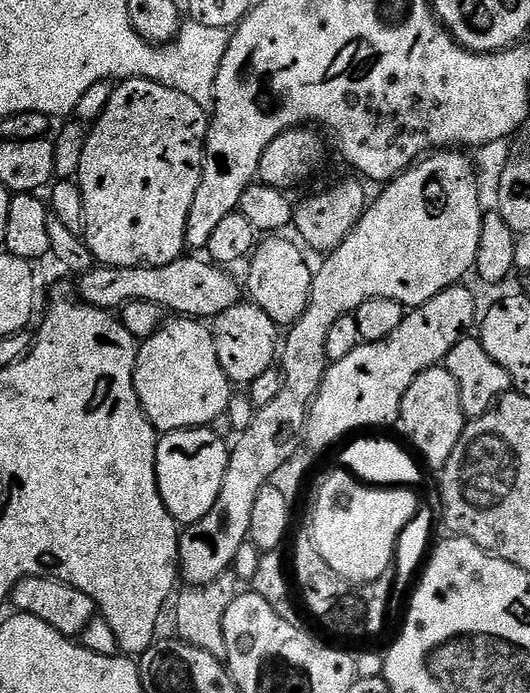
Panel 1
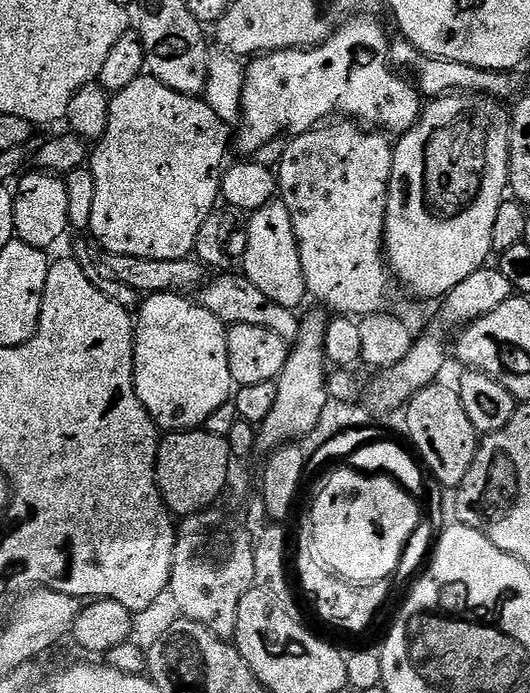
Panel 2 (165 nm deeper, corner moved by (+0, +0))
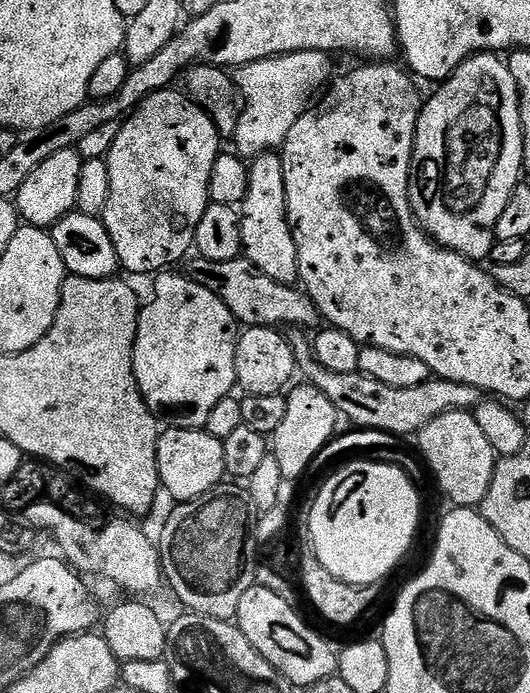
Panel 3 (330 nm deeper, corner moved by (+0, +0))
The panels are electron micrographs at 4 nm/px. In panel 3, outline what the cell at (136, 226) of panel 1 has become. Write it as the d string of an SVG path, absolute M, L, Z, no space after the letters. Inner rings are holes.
M165 90L150 94L140 102L140 105L127 113L126 119L121 123L118 130L118 138L114 138L114 146L107 154L108 169L110 170L110 198L106 198L106 210L102 221L110 234L110 239L117 251L119 267L136 276L148 276L159 274L176 266L176 263L189 251L193 251L196 242L198 222L202 222L202 214L206 214L209 206L208 187L210 186L210 174L214 170L214 162L222 155L222 137L216 129L212 118L196 104L194 99L189 98L183 91Z

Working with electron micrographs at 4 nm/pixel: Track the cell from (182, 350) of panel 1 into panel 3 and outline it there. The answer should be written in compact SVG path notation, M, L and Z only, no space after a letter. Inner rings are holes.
M165 270L155 280L152 301L141 307L134 342L138 390L157 421L167 427L207 429L214 406L236 388L236 319L222 298L198 286L187 274Z

